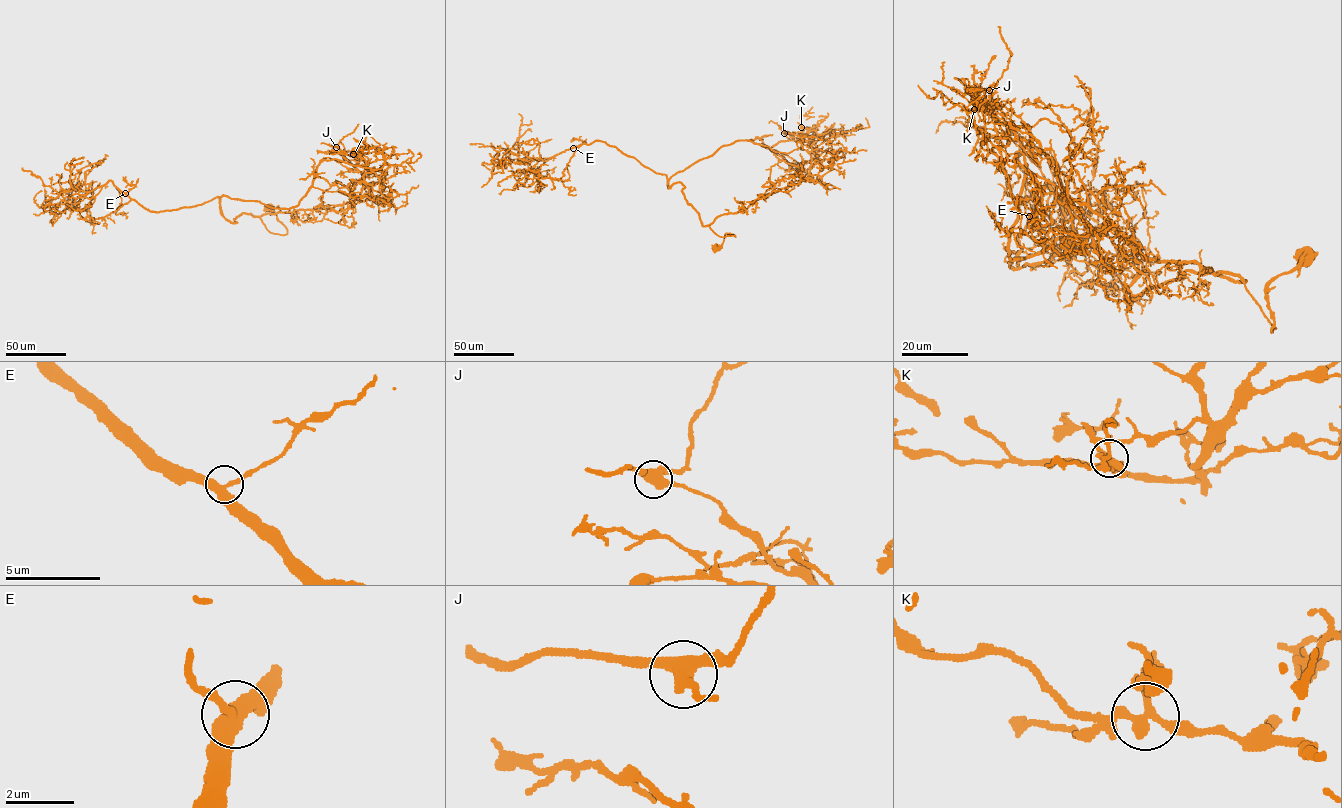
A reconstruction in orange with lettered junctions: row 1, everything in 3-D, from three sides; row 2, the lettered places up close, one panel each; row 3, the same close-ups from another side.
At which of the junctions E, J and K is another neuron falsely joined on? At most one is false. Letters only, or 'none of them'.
J

